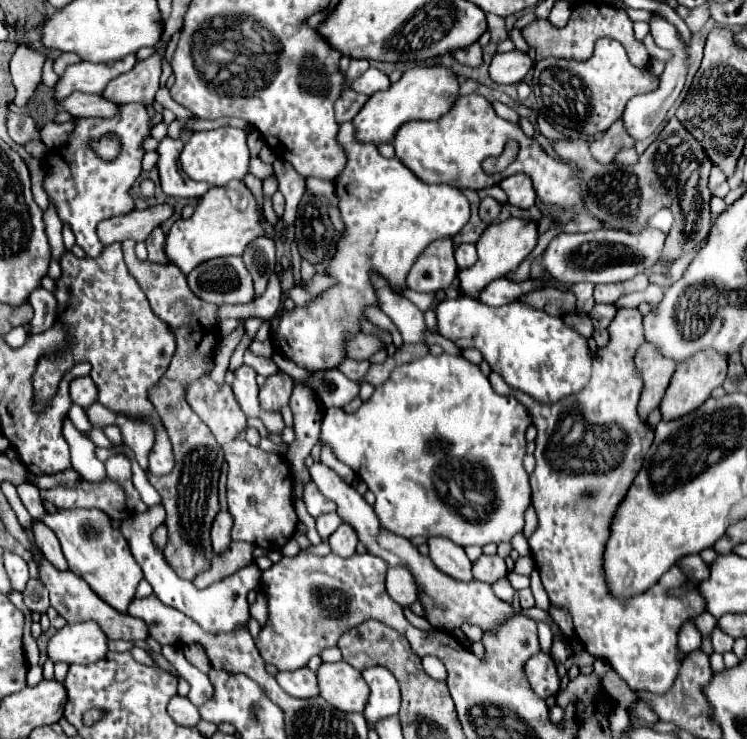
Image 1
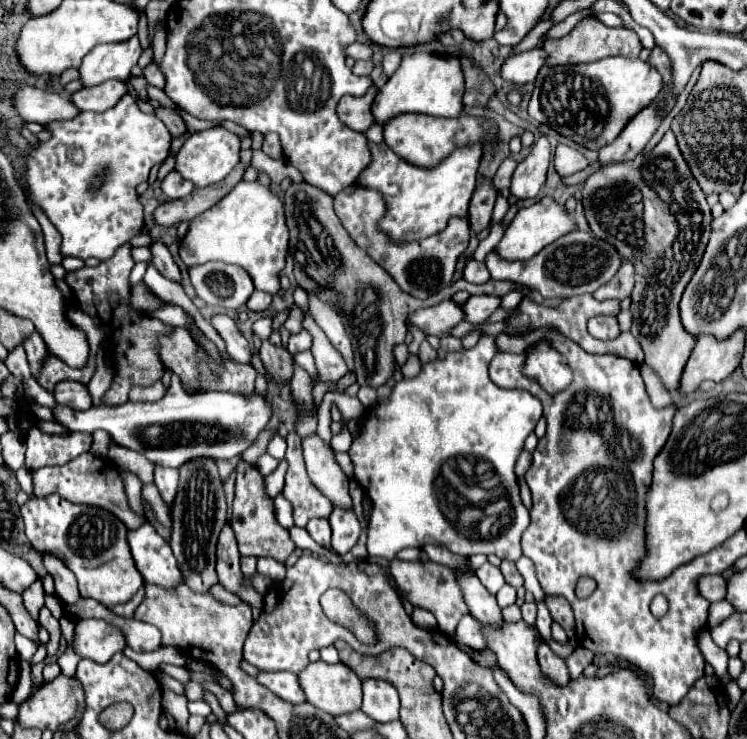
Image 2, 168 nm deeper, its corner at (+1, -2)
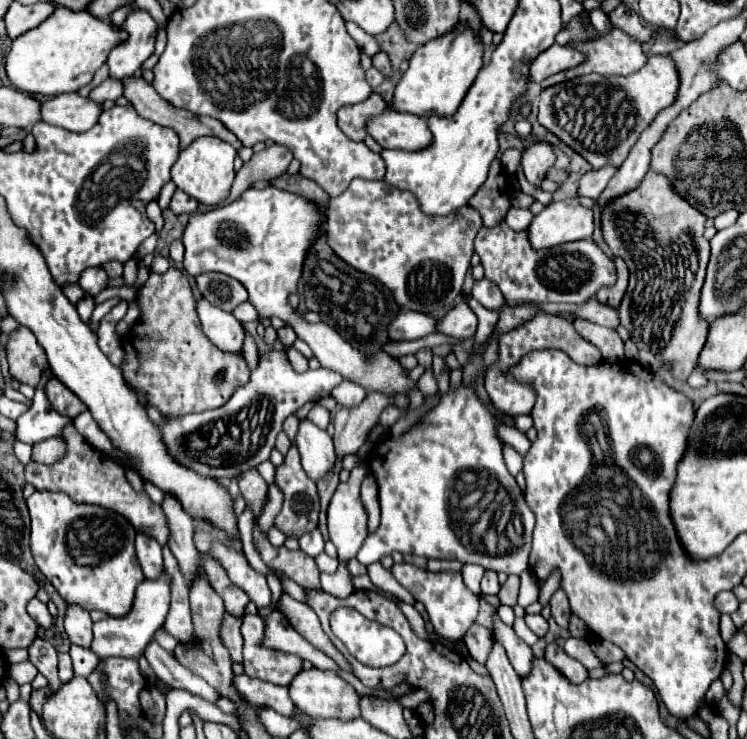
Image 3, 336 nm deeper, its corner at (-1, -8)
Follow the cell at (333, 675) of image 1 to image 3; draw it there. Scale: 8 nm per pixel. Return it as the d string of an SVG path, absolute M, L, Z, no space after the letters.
M308 669L300 671L292 683L288 685L290 697L296 707L306 711L310 717L336 717L336 719L356 719L360 717L360 695L354 691L350 683L346 683L342 677L338 677L334 671L322 671L322 669Z

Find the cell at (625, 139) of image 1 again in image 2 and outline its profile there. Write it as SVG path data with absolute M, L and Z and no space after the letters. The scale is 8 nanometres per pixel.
M558 145L554 153L554 165L560 175L574 175L588 167L588 159L568 145Z

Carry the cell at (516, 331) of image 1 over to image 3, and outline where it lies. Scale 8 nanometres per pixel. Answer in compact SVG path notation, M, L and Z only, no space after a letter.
M400 311L388 327L388 335L392 341L412 341L424 335L434 333L436 329L436 319L424 315L424 313L414 313L414 311Z

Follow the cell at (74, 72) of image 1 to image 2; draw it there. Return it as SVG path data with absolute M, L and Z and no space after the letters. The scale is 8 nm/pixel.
M132 37L124 43L110 43L110 45L98 45L84 57L84 63L80 65L80 83L82 87L100 85L108 79L124 81L130 77L132 67L136 67L138 57L142 53L142 47L138 43L138 37Z

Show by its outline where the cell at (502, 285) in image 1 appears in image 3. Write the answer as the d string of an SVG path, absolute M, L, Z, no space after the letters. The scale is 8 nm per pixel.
M458 303L440 319L440 323L436 325L436 333L442 333L454 339L470 339L476 333L476 325L478 325L478 319L472 313L472 309L466 303Z

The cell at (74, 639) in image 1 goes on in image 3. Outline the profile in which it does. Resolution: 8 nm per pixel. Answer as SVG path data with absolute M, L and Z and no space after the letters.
M166 571L158 579L144 579L136 589L134 607L126 617L106 617L94 623L94 641L92 651L100 657L142 657L146 645L152 641L158 627L162 627L170 607L170 575Z

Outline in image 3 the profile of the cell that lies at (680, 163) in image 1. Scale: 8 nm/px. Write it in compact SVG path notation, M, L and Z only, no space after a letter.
M648 171L638 189L614 199L602 211L602 235L612 255L622 257L630 271L630 285L618 307L620 323L628 329L630 339L640 351L642 367L656 371L670 365L678 379L688 379L698 363L698 355L708 337L708 321L698 315L700 289L706 277L710 245L704 239L706 217L674 193L664 175Z

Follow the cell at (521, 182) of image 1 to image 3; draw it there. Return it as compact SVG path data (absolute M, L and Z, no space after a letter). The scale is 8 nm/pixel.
M540 141L522 151L520 165L522 165L526 179L530 183L534 183L536 187L540 187L544 171L548 171L548 167L552 167L554 161L556 161L556 155L554 155L552 145L546 141Z

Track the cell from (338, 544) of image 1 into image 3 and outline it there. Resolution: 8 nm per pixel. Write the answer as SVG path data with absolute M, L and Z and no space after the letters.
M356 467L346 483L340 483L328 507L328 533L338 549L338 559L356 557L368 535L368 513L360 499L360 485L366 477L364 467Z

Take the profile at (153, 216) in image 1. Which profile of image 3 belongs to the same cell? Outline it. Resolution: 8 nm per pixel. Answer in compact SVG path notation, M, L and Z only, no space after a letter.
M276 143L272 147L266 147L260 153L254 153L252 159L248 163L244 163L242 169L236 173L230 197L222 205L238 199L248 187L252 187L254 181L260 181L260 179L270 181L270 179L286 173L292 159L294 159L292 151L288 147L276 145Z

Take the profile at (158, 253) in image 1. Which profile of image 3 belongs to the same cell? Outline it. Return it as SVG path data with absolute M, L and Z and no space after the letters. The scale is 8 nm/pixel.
M170 267L162 275L152 273L150 279L146 281L146 285L136 293L136 303L140 307L140 317L134 323L134 327L120 341L122 349L124 349L122 371L124 371L126 383L130 383L134 389L138 389L146 395L146 405L156 407L162 415L174 415L174 417L182 417L188 413L202 413L202 411L222 407L230 399L230 395L234 393L236 387L248 383L250 367L246 365L244 357L230 355L230 353L214 347L214 343L210 343L210 339L206 339L206 335L198 323L196 299L192 295L190 283L182 271L178 271L176 267Z

